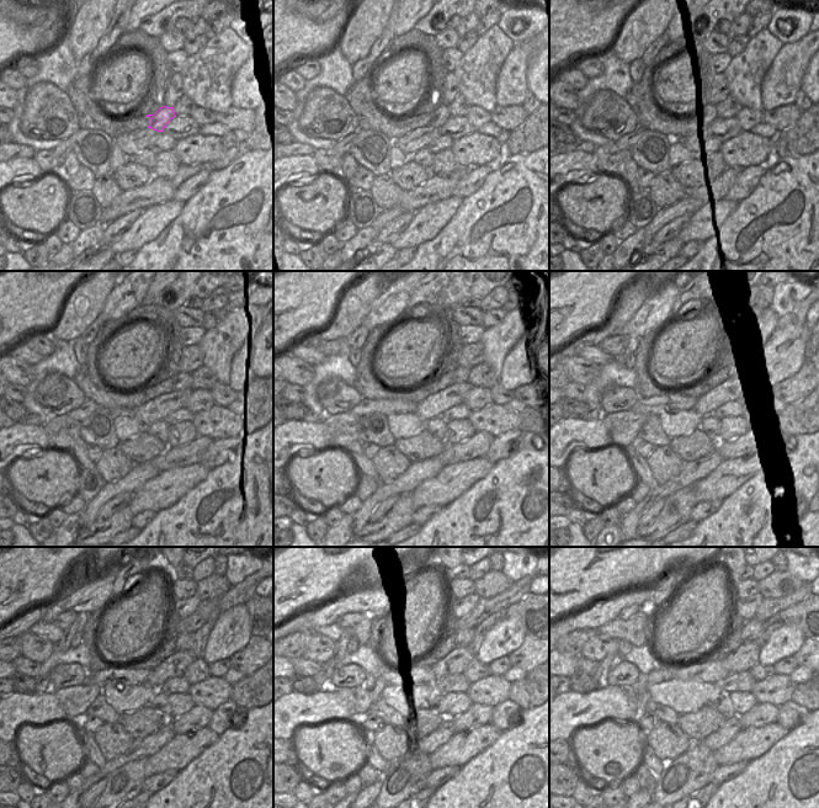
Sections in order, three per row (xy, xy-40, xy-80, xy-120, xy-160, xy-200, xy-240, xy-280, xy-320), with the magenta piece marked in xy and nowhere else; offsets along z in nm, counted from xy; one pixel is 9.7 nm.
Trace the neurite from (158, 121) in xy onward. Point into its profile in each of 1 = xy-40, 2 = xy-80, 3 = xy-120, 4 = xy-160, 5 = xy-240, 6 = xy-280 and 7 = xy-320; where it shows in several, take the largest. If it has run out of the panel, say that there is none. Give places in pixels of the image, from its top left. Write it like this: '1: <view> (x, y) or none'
1: xy-40 (441, 113)
2: xy-80 (727, 109)
3: xy-120 (182, 381)
4: xy-160 (461, 373)
5: xy-240 (186, 641)
6: xy-280 (463, 638)
7: xy-320 (753, 630)

